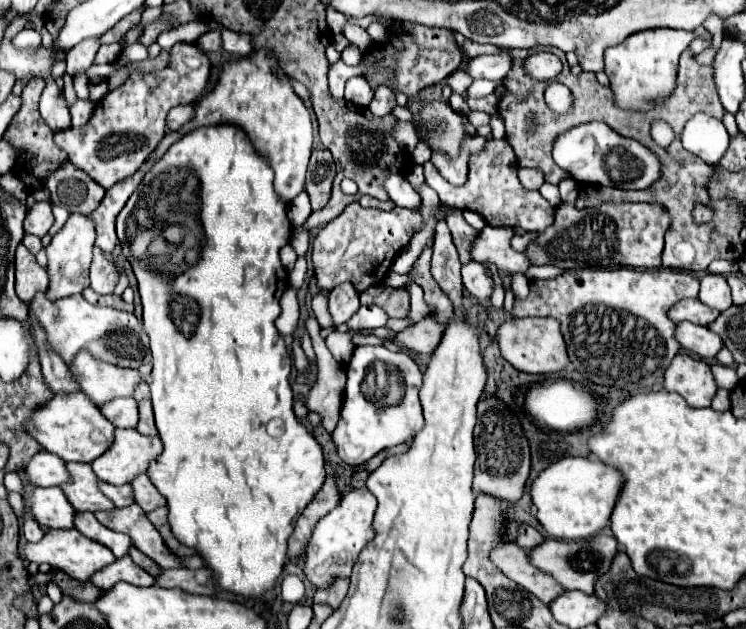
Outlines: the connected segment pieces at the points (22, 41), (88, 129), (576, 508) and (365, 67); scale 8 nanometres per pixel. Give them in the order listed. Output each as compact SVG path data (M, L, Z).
M24 28L18 36L14 36L12 44L20 50L36 50L40 46L40 32Z
M178 42L170 50L168 66L156 72L134 70L120 88L110 90L94 108L92 118L82 128L68 128L54 134L54 142L68 154L68 160L84 170L104 188L132 176L142 162L156 150L166 134L166 116L170 108L196 102L210 78L210 58L194 44Z
M568 456L540 472L532 482L530 494L538 510L536 518L548 536L560 540L586 540L608 524L620 488L622 476L618 470L600 460Z
M342 60L330 66L328 82L330 82L330 94L334 100L344 98L344 82L352 76L362 76L372 68L371 64L359 64L357 66L346 66Z

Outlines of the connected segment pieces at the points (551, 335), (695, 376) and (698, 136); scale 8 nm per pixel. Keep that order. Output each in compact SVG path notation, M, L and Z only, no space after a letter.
M512 318L506 320L496 334L500 354L516 370L530 374L552 374L560 372L568 364L566 344L560 334L560 324L556 318Z
M676 354L664 374L664 388L680 394L690 408L710 406L718 384L710 366L704 360L694 360L688 354Z
M704 112L694 114L686 122L680 140L688 152L696 154L706 164L718 164L718 160L728 148L728 132L722 120Z

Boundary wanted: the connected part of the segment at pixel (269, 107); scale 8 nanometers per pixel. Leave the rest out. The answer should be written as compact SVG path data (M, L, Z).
M264 50L252 52L248 58L228 62L222 68L222 74L218 78L216 88L210 94L206 94L200 102L196 102L196 116L194 116L194 120L188 122L188 128L194 130L200 126L218 126L218 124L232 124L232 126L242 128L248 134L258 156L262 156L268 162L268 166L274 170L274 174L276 174L274 190L284 204L290 204L304 190L306 166L308 166L310 152L312 152L310 114L308 114L308 108L304 106L304 102L292 90L284 70L280 70L278 62L272 56L266 56Z

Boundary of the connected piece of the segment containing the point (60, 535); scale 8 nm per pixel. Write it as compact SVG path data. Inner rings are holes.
M62 528L62 530L48 530L44 538L36 544L26 544L26 560L34 564L50 564L56 570L66 572L70 578L86 582L96 570L108 566L116 558L106 546L82 536L76 528Z

